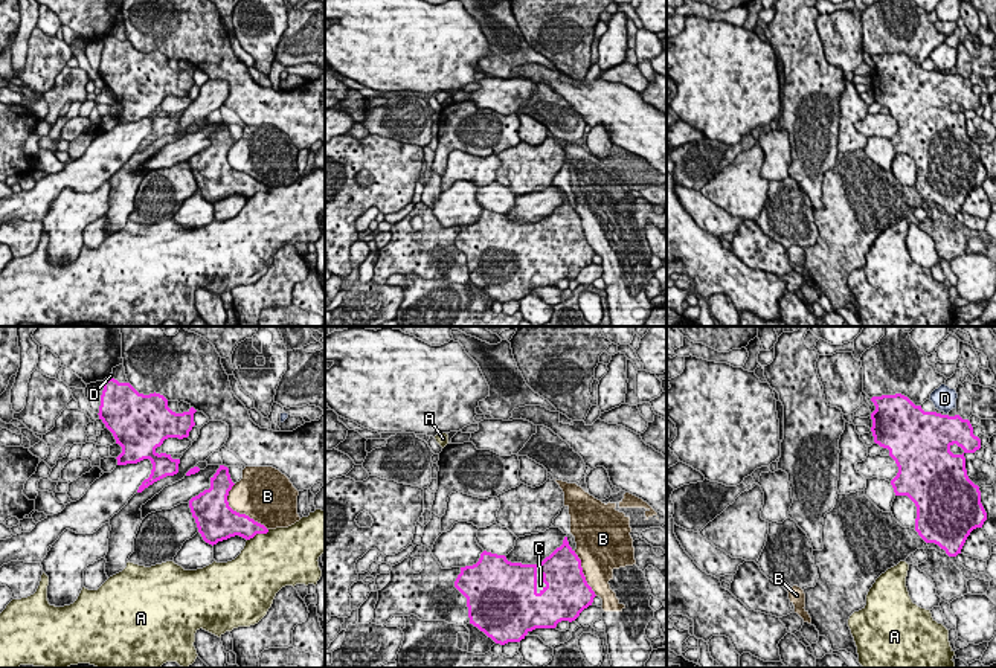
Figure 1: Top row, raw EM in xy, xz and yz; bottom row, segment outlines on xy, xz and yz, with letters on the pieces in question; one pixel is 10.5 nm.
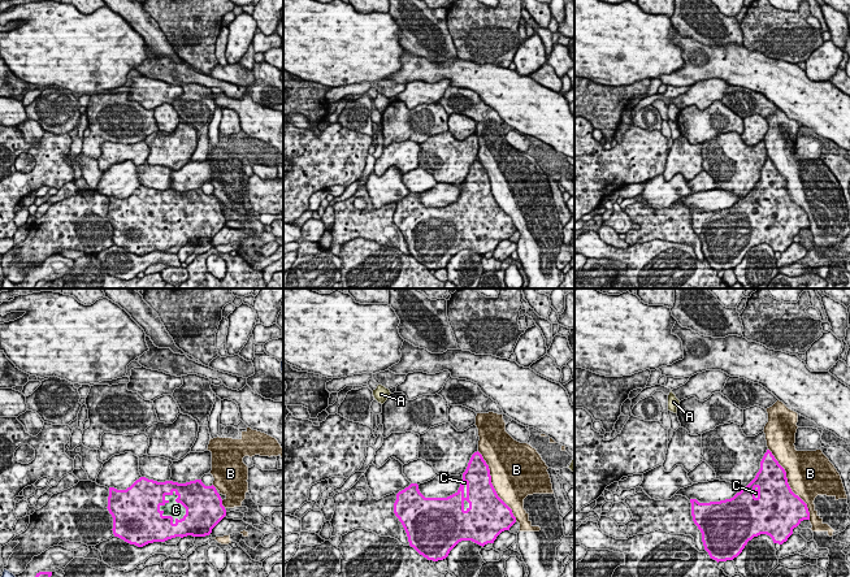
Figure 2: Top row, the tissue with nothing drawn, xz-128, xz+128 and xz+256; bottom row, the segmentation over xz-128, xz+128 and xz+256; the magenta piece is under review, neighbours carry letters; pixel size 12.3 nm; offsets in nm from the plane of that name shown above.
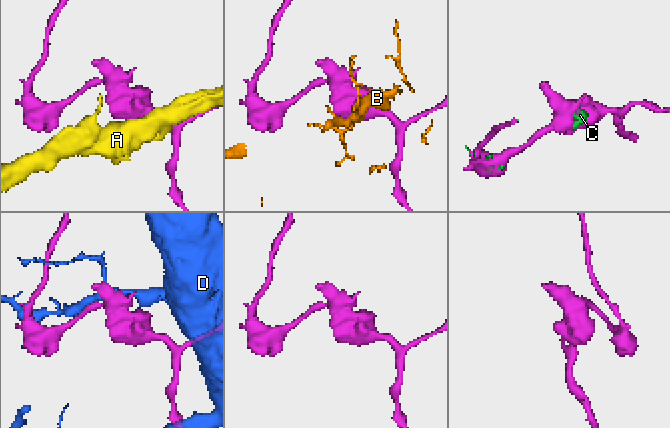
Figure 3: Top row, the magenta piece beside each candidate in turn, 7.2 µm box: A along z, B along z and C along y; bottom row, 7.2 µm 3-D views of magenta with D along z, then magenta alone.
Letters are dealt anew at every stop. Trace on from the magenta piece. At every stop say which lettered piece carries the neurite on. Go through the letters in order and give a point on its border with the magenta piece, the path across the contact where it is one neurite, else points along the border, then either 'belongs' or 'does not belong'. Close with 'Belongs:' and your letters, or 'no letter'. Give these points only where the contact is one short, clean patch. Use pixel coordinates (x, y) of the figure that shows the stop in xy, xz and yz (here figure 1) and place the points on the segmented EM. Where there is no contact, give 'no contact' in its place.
A: meets magenta in xy at (258, 533); does not belong
B: meets magenta in xy at (238, 513); does not belong
C: meets magenta in xz at (536, 578); belongs
D: meets magenta in xy at (109, 378); does not belong
Belongs: C

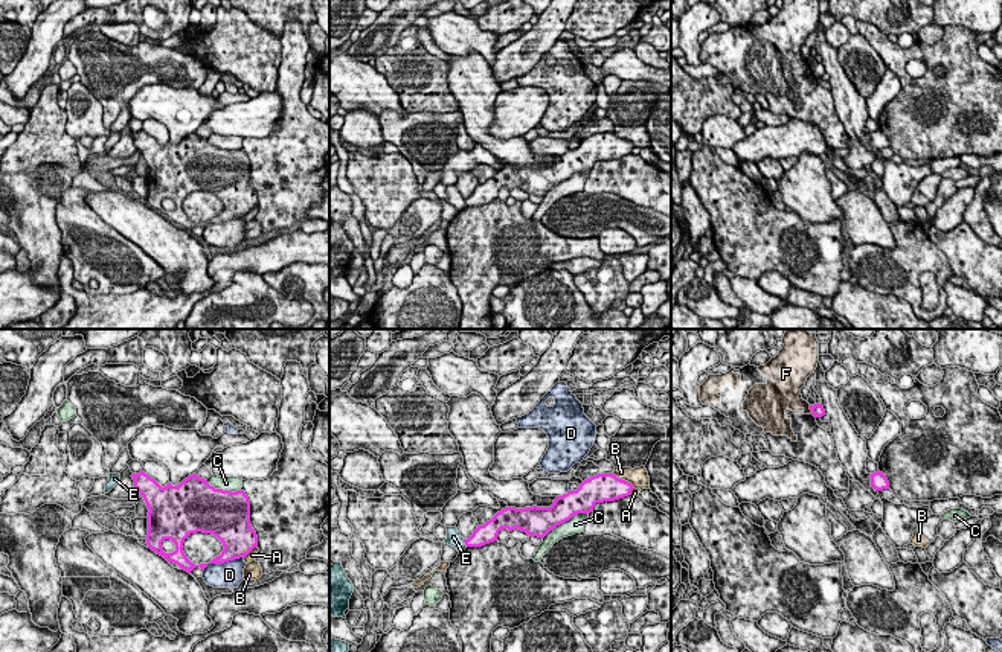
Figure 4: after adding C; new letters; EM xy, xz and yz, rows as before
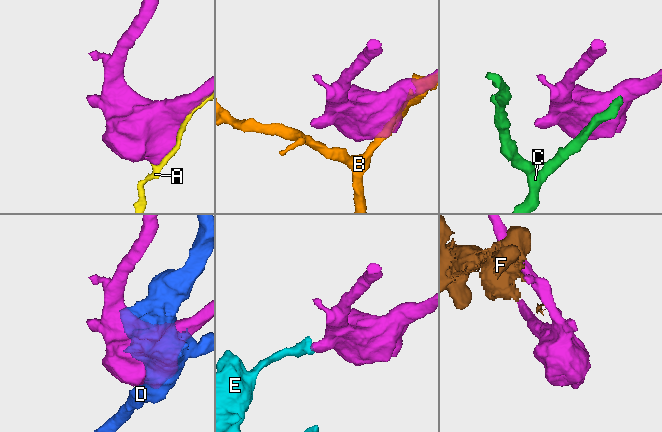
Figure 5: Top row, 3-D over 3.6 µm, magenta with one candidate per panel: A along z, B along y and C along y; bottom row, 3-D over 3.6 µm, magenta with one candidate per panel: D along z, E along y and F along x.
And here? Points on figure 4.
A: meets magenta in xy at (250, 550); does not belong
B: meets magenta in xz at (624, 480); does not belong
C: meets magenta in xz at (565, 521); does not belong
D: meets magenta in xy at (223, 562); does not belong
E: meets magenta in xz at (464, 541); border along xz (462, 540), (467, 546); does not belong
F: meets magenta in yz at (810, 409); border along yz (809, 405), (813, 413); does not belong
Belongs: no letter

